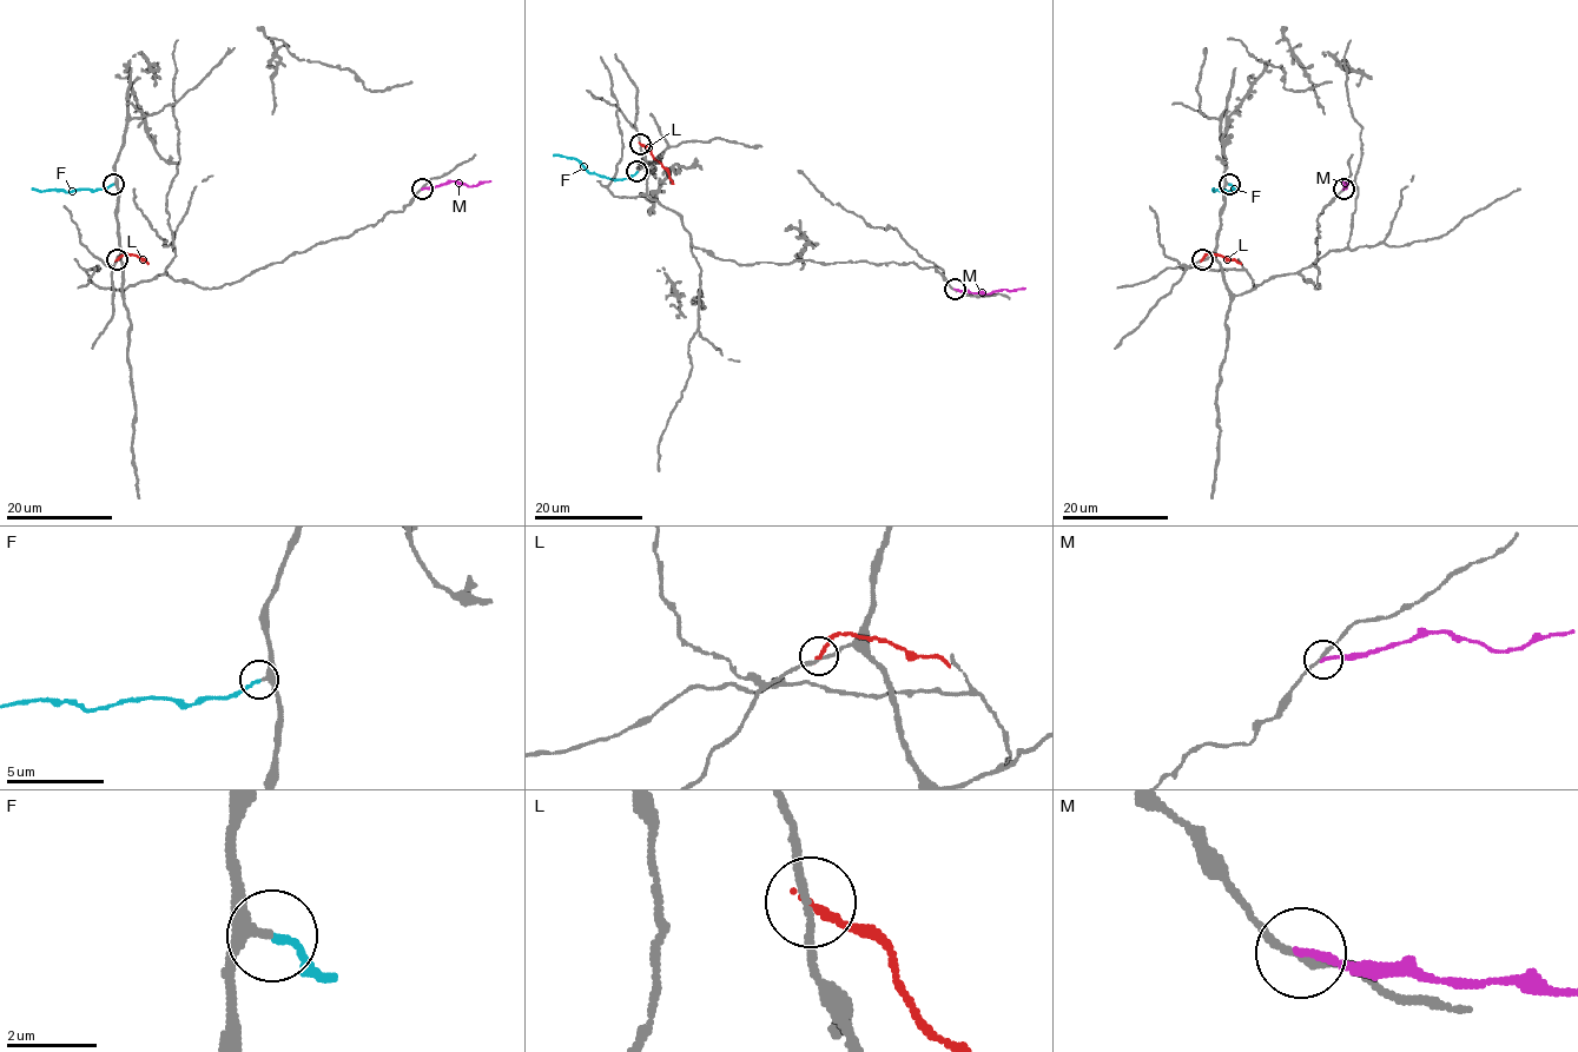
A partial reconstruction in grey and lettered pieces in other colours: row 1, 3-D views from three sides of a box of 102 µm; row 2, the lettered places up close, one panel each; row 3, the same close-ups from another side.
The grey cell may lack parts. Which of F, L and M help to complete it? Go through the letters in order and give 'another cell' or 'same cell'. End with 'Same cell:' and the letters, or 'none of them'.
F: same cell
L: another cell
M: another cell
Same cell: F

